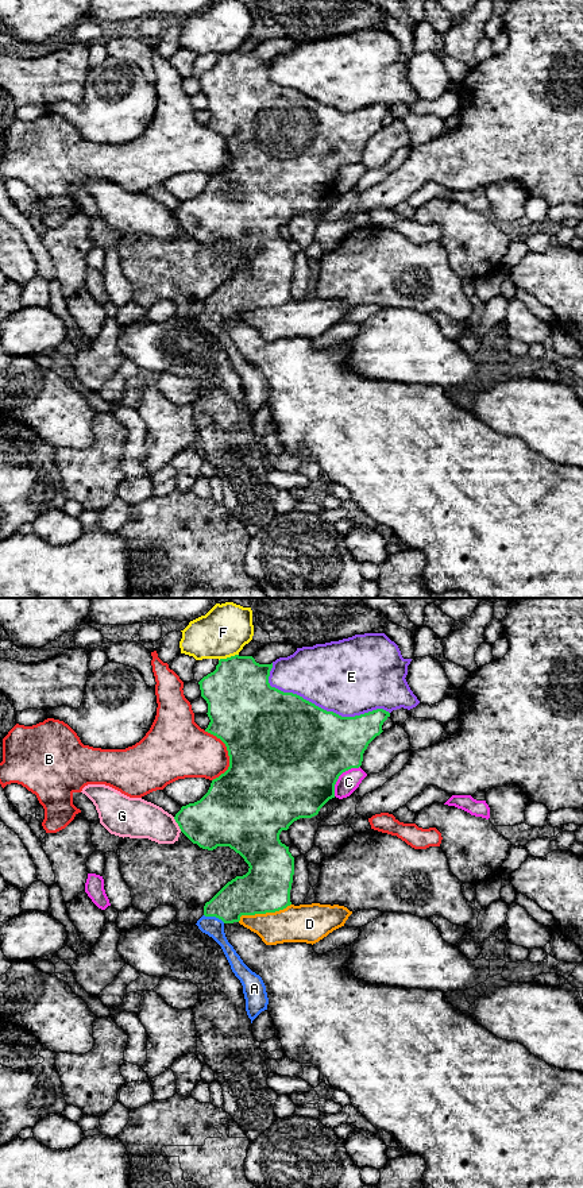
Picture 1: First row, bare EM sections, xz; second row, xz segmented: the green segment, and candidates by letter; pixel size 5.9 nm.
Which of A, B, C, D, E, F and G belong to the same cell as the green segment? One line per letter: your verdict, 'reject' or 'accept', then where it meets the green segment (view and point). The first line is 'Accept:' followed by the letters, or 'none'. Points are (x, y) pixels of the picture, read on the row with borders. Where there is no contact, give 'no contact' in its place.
Accept: A
A: accept; contact xz (215, 915)
B: reject; contact xz (228, 753)
C: reject; contact xz (339, 775)
D: reject; contact xz (263, 913)
E: reject; contact xz (317, 706)
F: reject; contact xz (228, 658)
G: reject; contact xz (177, 822)

